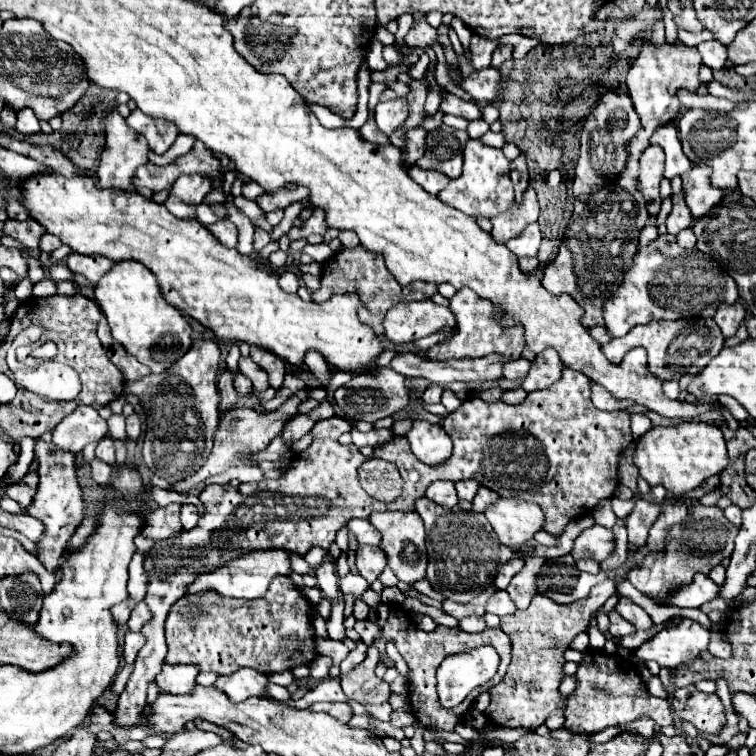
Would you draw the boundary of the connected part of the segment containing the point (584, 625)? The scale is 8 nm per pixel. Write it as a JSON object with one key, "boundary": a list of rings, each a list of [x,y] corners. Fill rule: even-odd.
{"boundary":[[[604,579],[596,583],[586,599],[574,601],[570,605],[558,605],[548,597],[536,595],[528,609],[516,611],[514,615],[502,617],[500,629],[510,637],[512,643],[512,661],[504,675],[504,679],[490,689],[490,707],[486,717],[500,727],[536,729],[546,717],[558,709],[566,707],[566,699],[560,697],[558,685],[562,681],[562,665],[564,651],[568,643],[580,631],[588,629],[588,621],[592,613],[606,603],[610,595],[614,595],[616,583]]]}

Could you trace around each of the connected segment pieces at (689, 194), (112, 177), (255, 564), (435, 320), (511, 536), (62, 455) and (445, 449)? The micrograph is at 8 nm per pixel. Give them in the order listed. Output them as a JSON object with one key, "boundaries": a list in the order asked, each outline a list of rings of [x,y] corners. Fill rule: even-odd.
{"boundaries":[[[[694,165],[690,171],[686,171],[686,175],[682,175],[682,181],[686,203],[692,211],[694,221],[706,215],[706,211],[710,211],[724,197],[722,189],[710,187],[710,167]]],[[[114,109],[106,117],[106,147],[100,155],[98,177],[102,187],[130,189],[132,175],[148,161],[148,143],[138,137]]],[[[270,549],[270,551],[252,551],[246,553],[244,557],[236,557],[228,563],[224,563],[222,567],[198,575],[188,587],[186,587],[186,595],[200,595],[202,591],[216,591],[222,597],[242,597],[242,599],[258,599],[260,595],[266,595],[268,585],[272,581],[272,577],[276,575],[290,575],[290,561],[288,561],[288,553],[280,551],[280,549]]],[[[432,299],[396,303],[384,317],[384,337],[394,343],[412,343],[432,333],[448,331],[456,325],[450,307],[436,305]]],[[[496,499],[484,509],[498,541],[506,547],[522,545],[534,537],[544,525],[544,513],[536,503],[524,499]]],[[[40,439],[36,441],[36,453],[40,457],[40,469],[38,469],[40,485],[34,495],[32,505],[28,507],[28,513],[46,525],[42,539],[38,539],[38,543],[36,543],[36,557],[42,561],[42,565],[50,573],[56,573],[74,529],[84,519],[84,501],[82,501],[82,491],[76,481],[74,455],[54,447],[52,443],[44,443]]],[[[424,419],[412,423],[412,429],[406,433],[412,453],[426,465],[442,465],[452,455],[452,441],[442,429],[442,425],[432,425]]]]}

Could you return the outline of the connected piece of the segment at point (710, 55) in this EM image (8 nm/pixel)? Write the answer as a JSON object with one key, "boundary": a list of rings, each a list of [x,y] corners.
{"boundary":[[[706,41],[698,45],[698,51],[704,59],[704,65],[710,69],[722,69],[728,65],[728,57],[726,57],[726,47],[720,45],[718,41]]]}

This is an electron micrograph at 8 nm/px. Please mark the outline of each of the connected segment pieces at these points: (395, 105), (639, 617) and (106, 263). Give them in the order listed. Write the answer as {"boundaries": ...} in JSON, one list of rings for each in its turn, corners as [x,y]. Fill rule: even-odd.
{"boundaries":[[[[398,97],[394,101],[386,101],[386,103],[378,103],[376,109],[376,123],[380,127],[382,133],[390,135],[394,129],[402,127],[406,117],[408,117],[408,107],[406,107],[406,99]]],[[[620,597],[618,605],[616,605],[616,611],[626,621],[630,621],[636,629],[650,629],[652,627],[652,619],[648,617],[648,613],[642,607],[638,607],[636,603],[632,603],[632,599],[628,599],[628,597]]],[[[70,253],[66,259],[66,265],[72,273],[80,273],[84,275],[88,281],[98,283],[98,279],[110,271],[112,261],[106,257],[98,257],[98,255],[78,255],[78,253]]]]}

